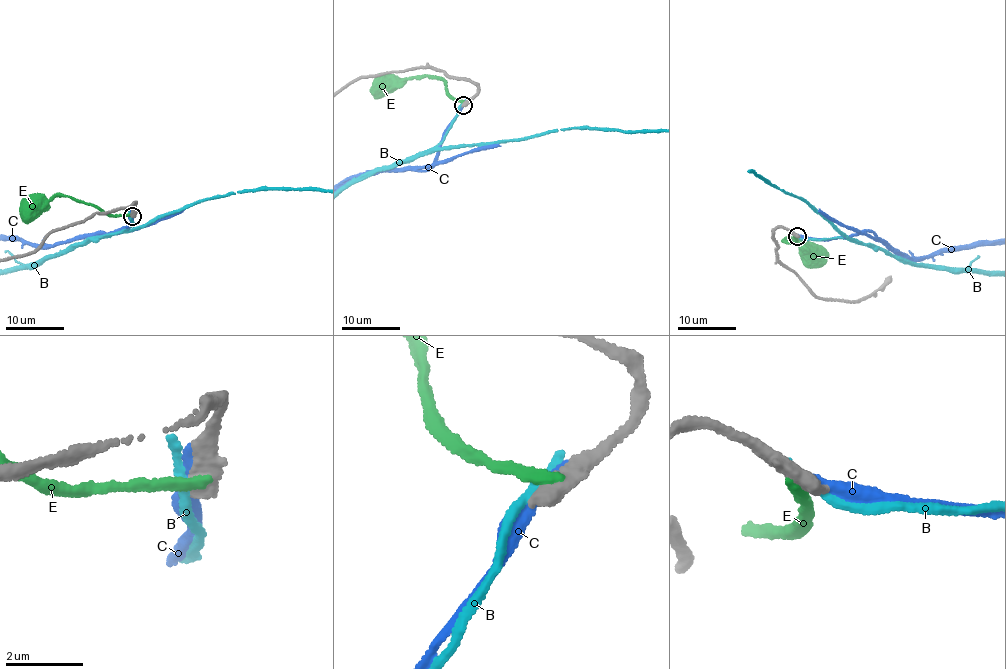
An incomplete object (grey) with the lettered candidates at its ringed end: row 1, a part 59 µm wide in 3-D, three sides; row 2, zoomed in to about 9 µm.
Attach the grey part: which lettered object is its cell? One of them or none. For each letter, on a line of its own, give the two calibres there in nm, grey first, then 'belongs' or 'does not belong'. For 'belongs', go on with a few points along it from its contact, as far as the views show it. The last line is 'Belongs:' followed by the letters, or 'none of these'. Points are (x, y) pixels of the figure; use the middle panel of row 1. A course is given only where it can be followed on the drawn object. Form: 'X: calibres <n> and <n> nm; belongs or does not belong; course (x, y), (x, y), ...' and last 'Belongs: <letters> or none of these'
B: calibres 550 and 240 nm; does not belong
C: calibres 650 and 320 nm; does not belong
E: calibres 650 and 280 nm; does not belong
Belongs: none of these

